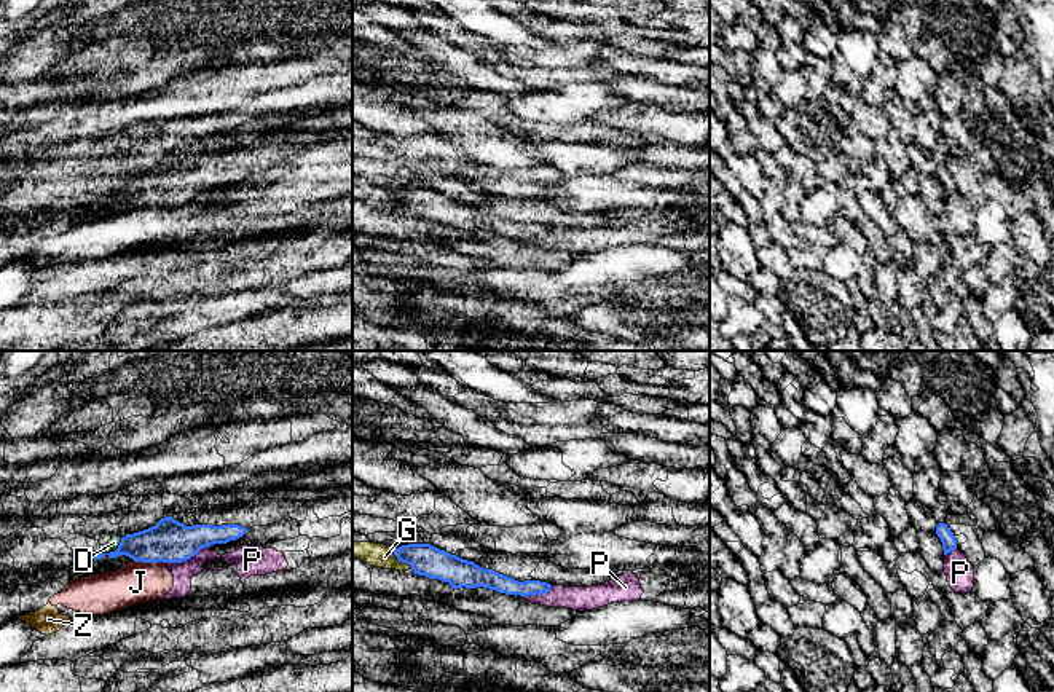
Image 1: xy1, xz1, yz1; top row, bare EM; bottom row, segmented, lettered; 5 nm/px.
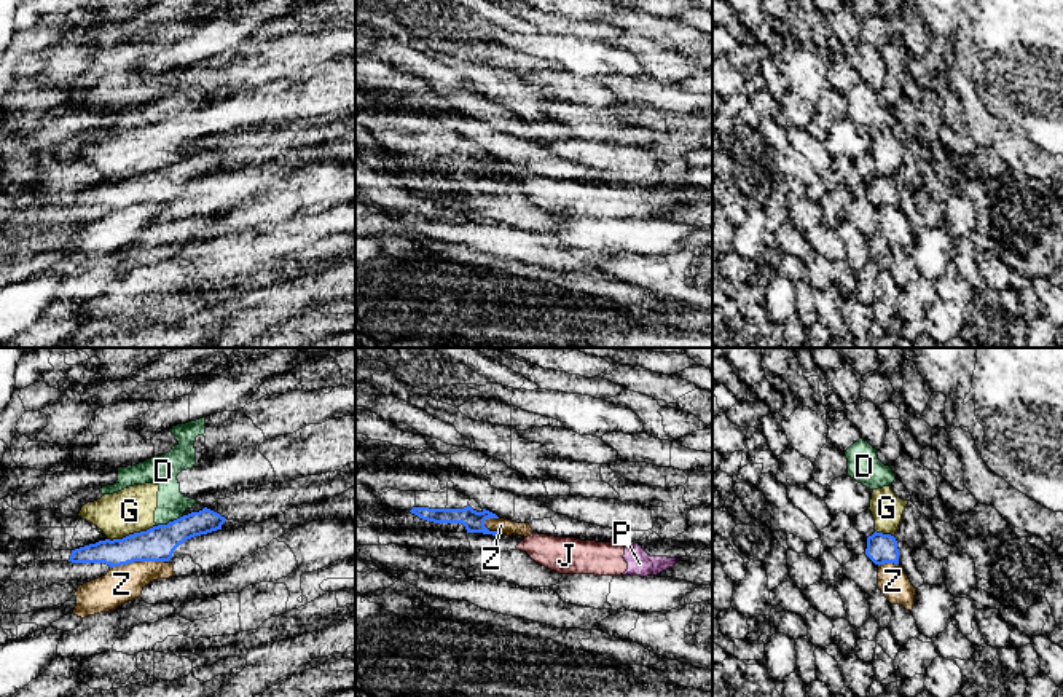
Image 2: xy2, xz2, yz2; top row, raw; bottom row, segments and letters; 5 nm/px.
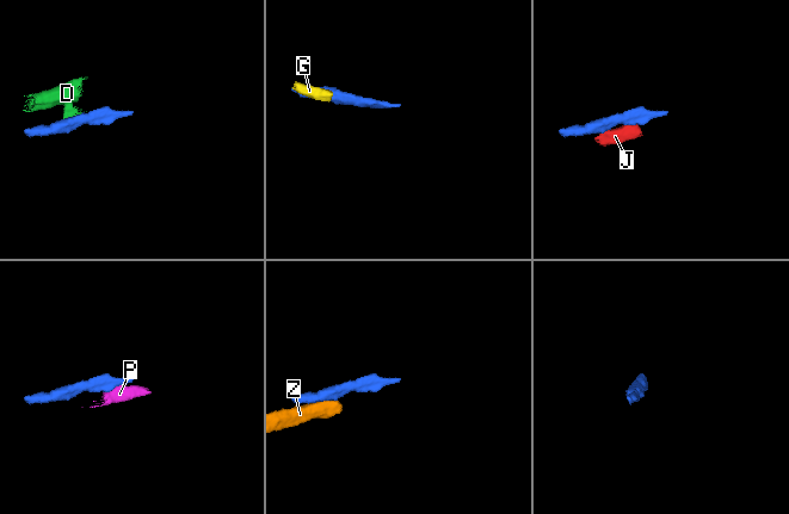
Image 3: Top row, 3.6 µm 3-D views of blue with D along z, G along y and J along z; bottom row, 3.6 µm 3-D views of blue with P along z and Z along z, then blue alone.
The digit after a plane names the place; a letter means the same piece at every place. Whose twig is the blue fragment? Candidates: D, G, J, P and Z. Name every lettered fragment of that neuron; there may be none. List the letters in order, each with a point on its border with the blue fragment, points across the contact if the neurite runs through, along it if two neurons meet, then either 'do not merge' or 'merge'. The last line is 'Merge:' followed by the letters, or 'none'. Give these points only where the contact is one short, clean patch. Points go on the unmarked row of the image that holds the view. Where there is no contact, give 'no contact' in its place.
D: xy2 (169, 165) | along xy2 (184, 158), (155, 169) | do not merge
G: xy2 (131, 177) | along xy2 (153, 168), (109, 182) | do not merge
J: xy1 (150, 204) | do not merge
P: xy1 (188, 201) | along xy1 (209, 188), (185, 203), (168, 206) | do not merge
Z: xy2 (136, 203) | along xy2 (163, 203), (134, 203), (110, 211) | do not merge
Merge: none

